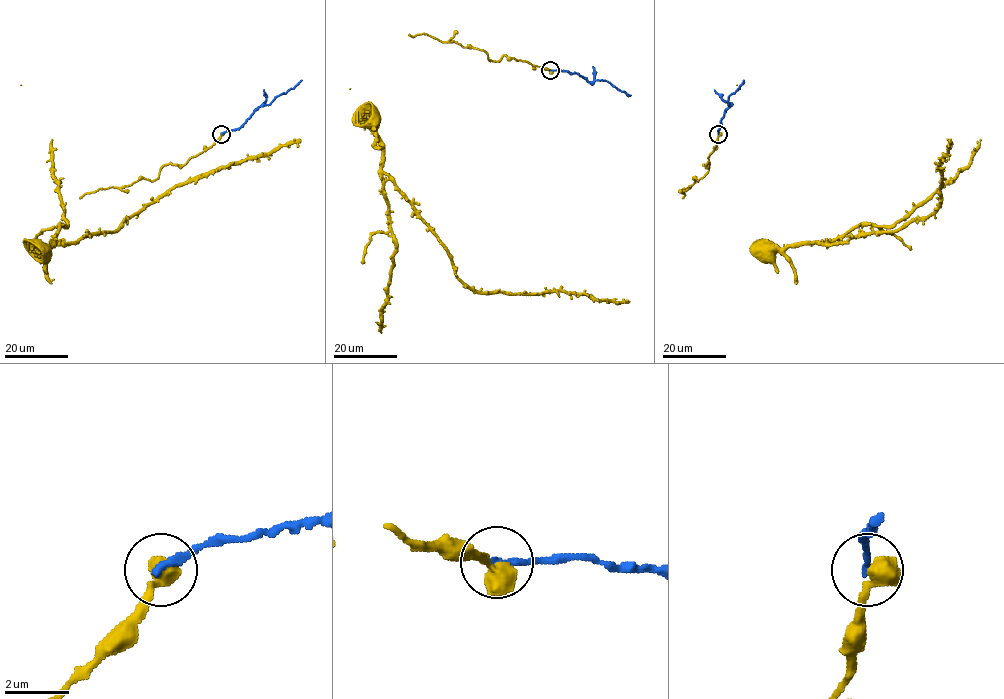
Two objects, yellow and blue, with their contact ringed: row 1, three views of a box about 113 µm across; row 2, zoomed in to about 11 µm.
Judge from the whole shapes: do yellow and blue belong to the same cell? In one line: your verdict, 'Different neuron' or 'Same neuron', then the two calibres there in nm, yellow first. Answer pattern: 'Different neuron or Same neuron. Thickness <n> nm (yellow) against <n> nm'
Same neuron. Thickness 600 nm (yellow) against 220 nm

